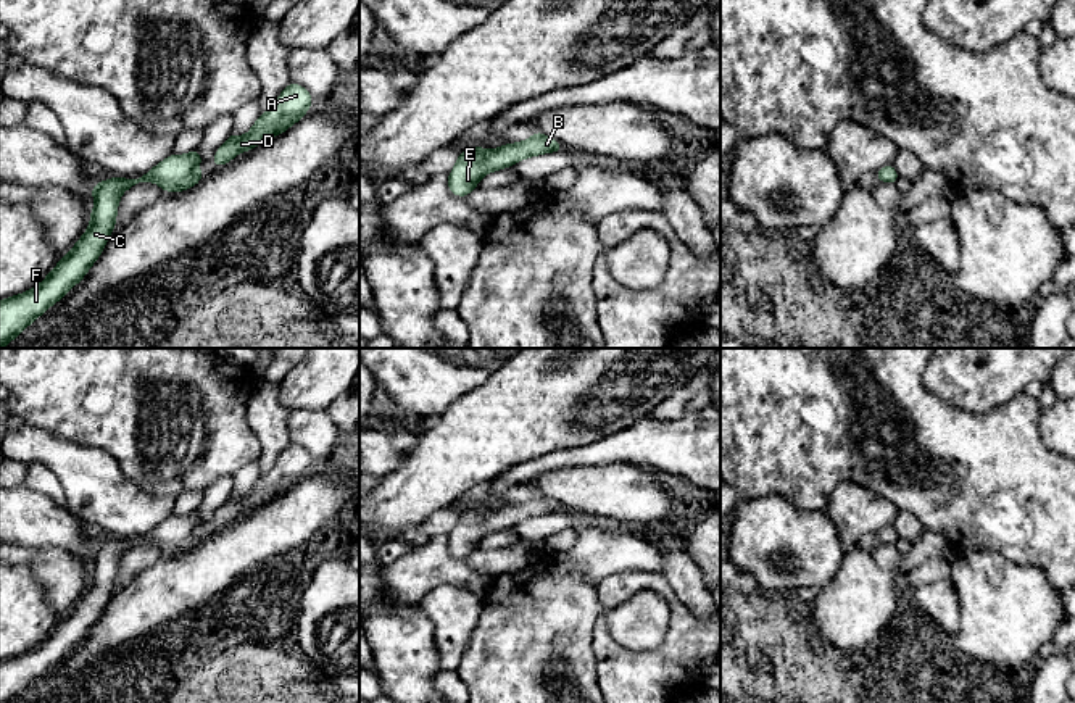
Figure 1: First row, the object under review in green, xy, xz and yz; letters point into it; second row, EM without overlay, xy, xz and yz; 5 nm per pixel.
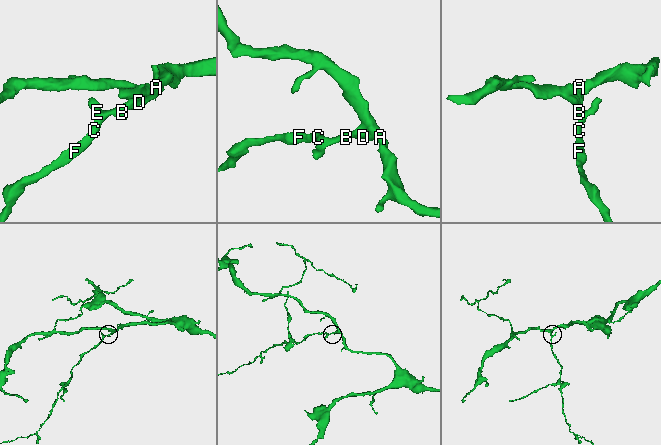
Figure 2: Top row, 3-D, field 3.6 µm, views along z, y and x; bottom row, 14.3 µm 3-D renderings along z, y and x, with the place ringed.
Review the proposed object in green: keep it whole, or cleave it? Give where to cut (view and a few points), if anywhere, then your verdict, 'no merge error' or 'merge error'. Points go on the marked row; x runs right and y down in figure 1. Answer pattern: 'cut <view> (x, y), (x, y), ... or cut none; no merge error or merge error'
cut none; no merge error

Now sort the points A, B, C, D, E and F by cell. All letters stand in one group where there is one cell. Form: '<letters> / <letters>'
A B C D E F

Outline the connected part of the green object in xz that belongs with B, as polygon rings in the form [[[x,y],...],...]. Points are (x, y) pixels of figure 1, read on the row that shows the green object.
[[[535,131],[527,140],[492,150],[484,150],[479,145],[469,147],[459,153],[454,168],[448,174],[448,190],[458,197],[467,197],[485,174],[514,166],[529,156],[562,152],[562,148],[562,144],[540,131]]]

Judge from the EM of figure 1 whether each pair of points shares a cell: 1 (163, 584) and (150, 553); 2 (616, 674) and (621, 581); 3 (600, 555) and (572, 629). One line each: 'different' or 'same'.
1: different
2: same
3: different

